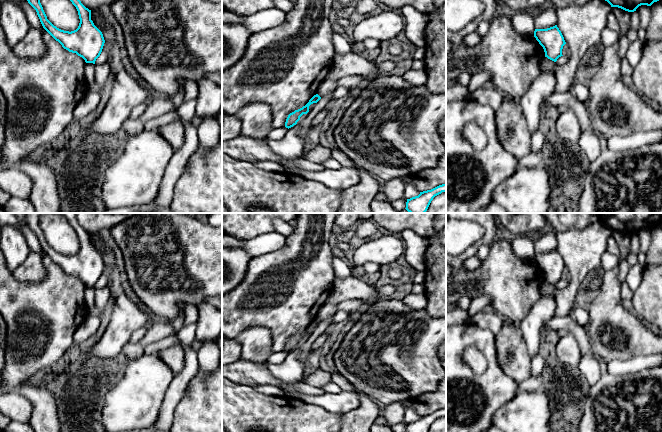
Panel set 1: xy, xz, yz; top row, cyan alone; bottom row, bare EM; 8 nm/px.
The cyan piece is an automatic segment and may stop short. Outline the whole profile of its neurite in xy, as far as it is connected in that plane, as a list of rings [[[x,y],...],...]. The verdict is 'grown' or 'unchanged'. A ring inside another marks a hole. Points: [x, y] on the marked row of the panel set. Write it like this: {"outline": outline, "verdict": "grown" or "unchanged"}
{"outline": [[[40,0],[27,1],[36,10],[43,28],[64,49],[76,53],[86,63],[95,64],[96,59],[102,52],[105,40],[102,32],[91,20],[91,10],[86,8],[80,0],[70,0],[78,11],[80,23],[76,30],[69,32],[57,28],[47,19]]], "verdict": "unchanged"}

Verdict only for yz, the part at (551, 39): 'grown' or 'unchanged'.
unchanged

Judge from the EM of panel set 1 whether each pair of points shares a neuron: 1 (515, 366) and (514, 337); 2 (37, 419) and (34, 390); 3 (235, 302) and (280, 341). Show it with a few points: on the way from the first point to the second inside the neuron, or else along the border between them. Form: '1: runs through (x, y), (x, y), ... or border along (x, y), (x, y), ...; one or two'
1: runs through (515, 359), (514, 344); one
2: runs through (37, 412), (37, 397); one
3: runs through (248, 305), (258, 310), (276, 328); one

